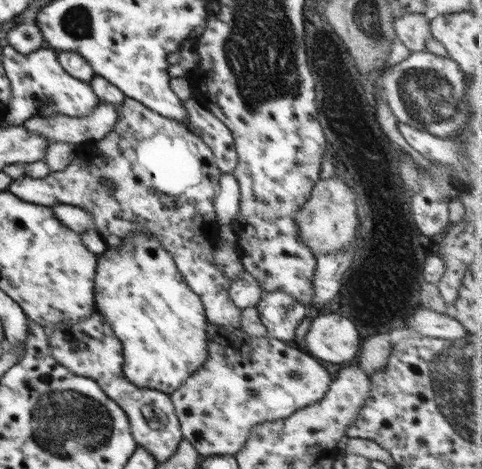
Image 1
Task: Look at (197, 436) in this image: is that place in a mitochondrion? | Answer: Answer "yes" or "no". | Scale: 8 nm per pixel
no

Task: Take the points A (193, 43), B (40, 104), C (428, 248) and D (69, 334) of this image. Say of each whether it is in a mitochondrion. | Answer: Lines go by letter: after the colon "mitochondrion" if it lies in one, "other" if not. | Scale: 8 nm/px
A: other
B: other
C: other
D: other

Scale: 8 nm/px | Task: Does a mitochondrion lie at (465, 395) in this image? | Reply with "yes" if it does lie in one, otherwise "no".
yes

